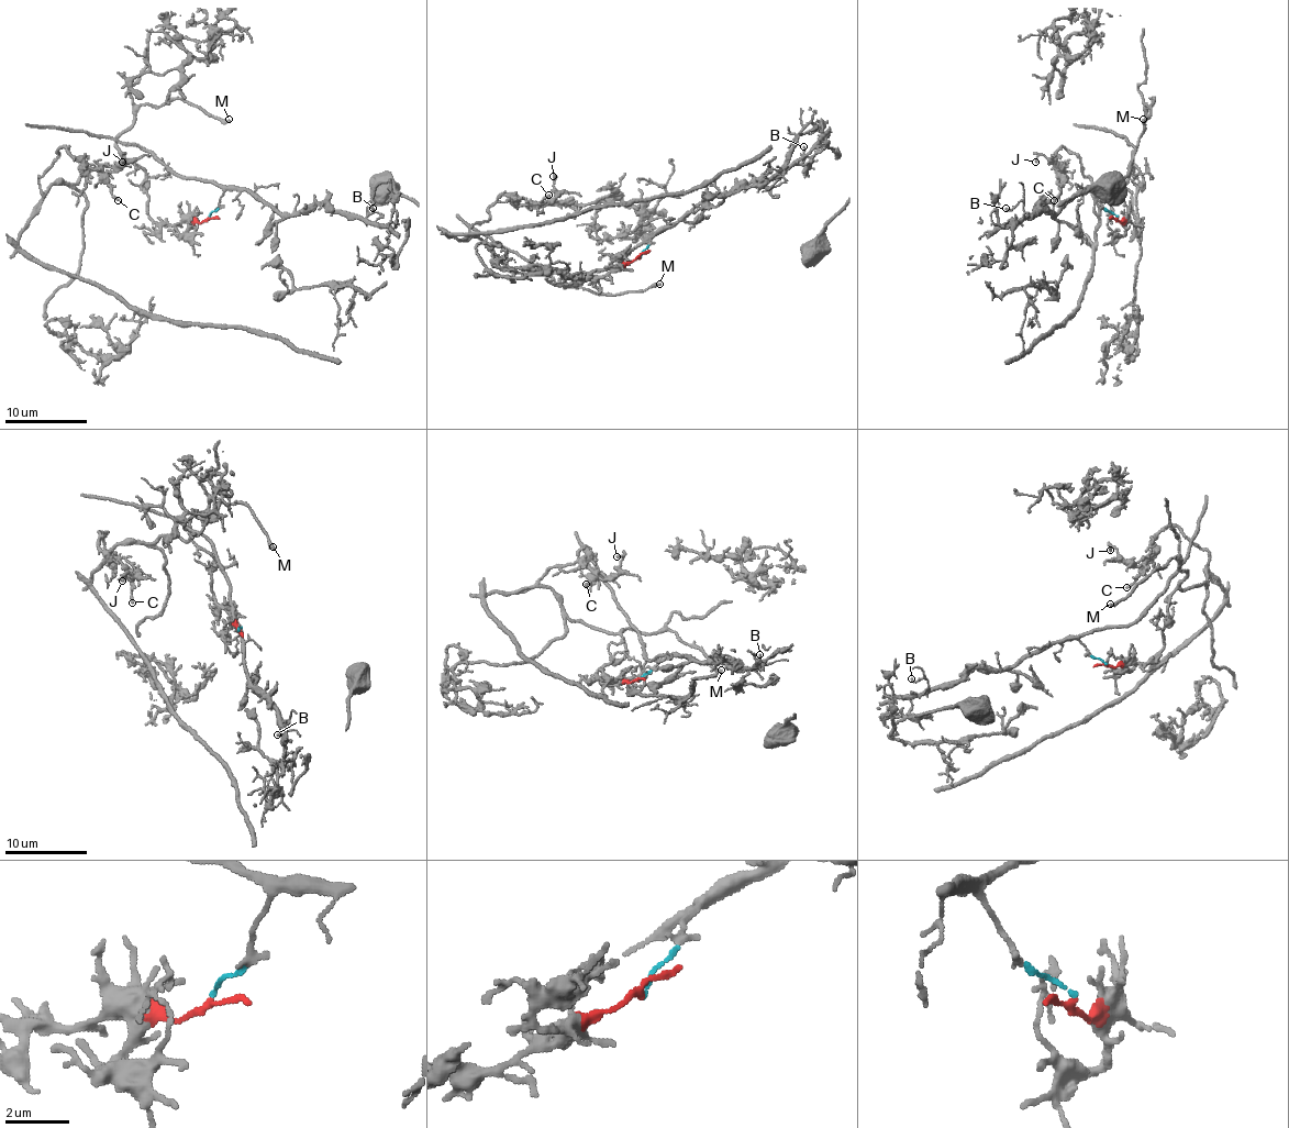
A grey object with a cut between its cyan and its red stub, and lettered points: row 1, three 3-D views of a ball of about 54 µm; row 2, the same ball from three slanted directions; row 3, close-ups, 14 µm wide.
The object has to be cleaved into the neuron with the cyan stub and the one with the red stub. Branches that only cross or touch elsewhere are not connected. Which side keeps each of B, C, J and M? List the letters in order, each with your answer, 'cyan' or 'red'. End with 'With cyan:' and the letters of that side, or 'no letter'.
B: cyan
C: red
J: red
M: red
With cyan: B

